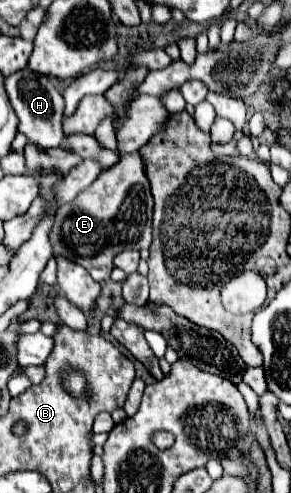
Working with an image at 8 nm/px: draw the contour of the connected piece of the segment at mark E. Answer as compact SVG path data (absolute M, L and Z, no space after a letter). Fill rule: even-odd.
M139 152L121 154L119 162L113 168L105 168L81 196L59 206L51 232L53 254L65 258L69 254L69 260L81 264L97 282L103 282L113 270L117 252L131 246L137 250L151 246L151 216L153 196L145 176L145 158ZM119 208L125 208L125 218L117 216Z

